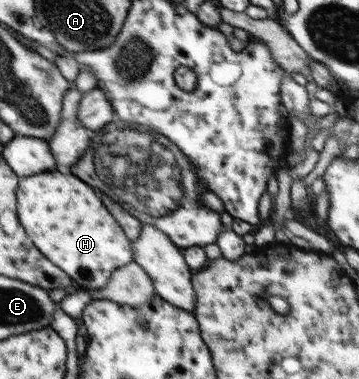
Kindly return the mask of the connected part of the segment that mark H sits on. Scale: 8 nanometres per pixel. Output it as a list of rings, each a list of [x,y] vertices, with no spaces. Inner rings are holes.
[[[56,169],[20,178],[17,204],[23,228],[45,258],[67,272],[79,286],[101,290],[108,285],[115,270],[134,261],[132,244],[124,230],[101,204],[93,188],[77,176]]]

